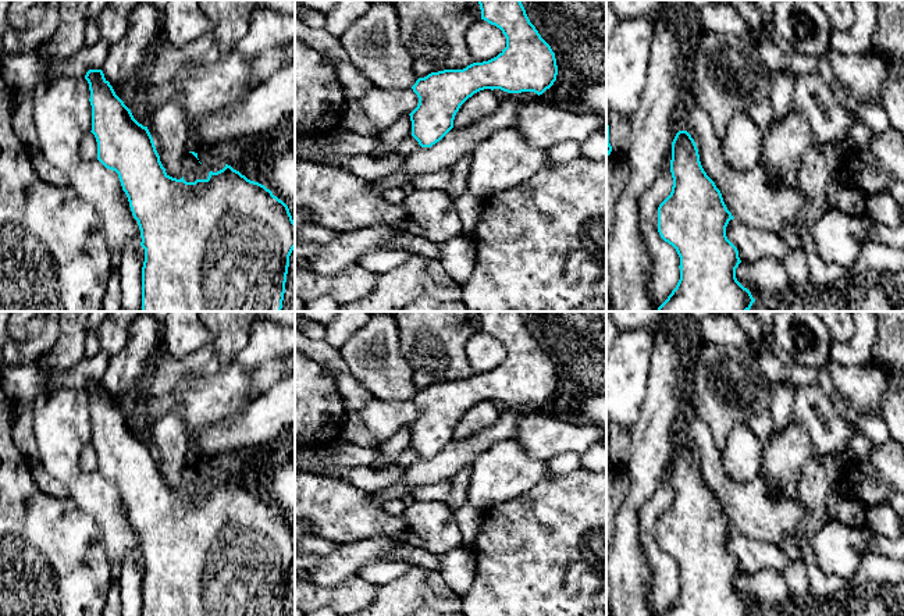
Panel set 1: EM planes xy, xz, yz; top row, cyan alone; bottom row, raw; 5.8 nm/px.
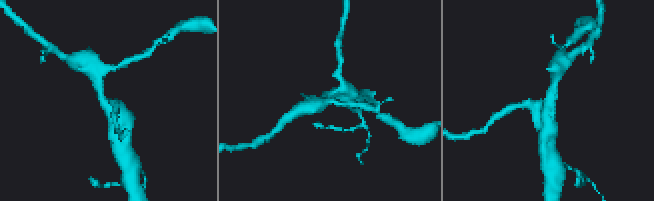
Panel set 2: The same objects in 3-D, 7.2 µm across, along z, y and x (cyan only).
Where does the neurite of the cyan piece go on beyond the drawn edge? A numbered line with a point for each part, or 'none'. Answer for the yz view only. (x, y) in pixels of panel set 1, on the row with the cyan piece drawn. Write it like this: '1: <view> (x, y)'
none

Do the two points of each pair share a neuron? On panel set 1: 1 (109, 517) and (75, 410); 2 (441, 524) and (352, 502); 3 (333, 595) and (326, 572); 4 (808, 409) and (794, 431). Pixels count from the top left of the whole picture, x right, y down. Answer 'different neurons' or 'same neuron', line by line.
1: same neuron
2: same neuron
3: different neurons
4: different neurons

